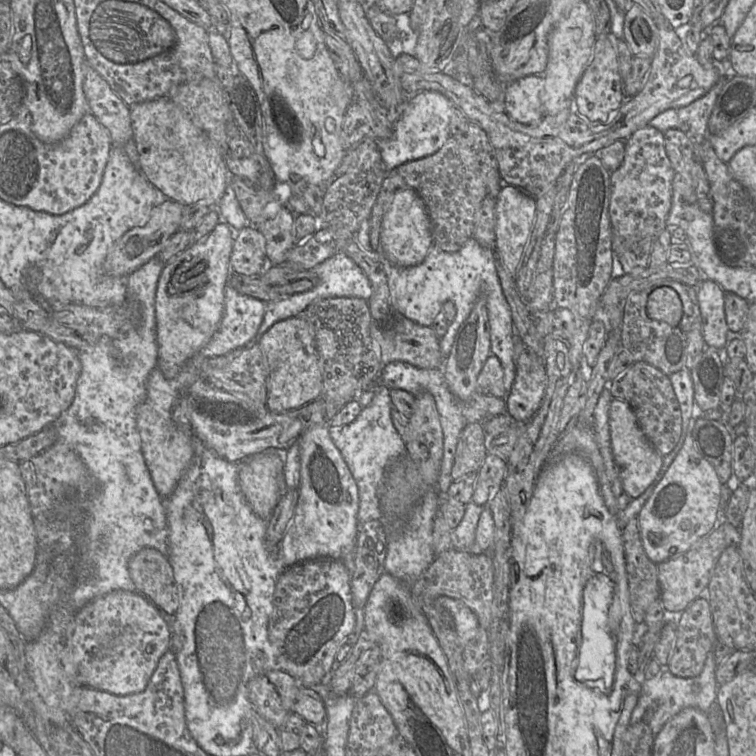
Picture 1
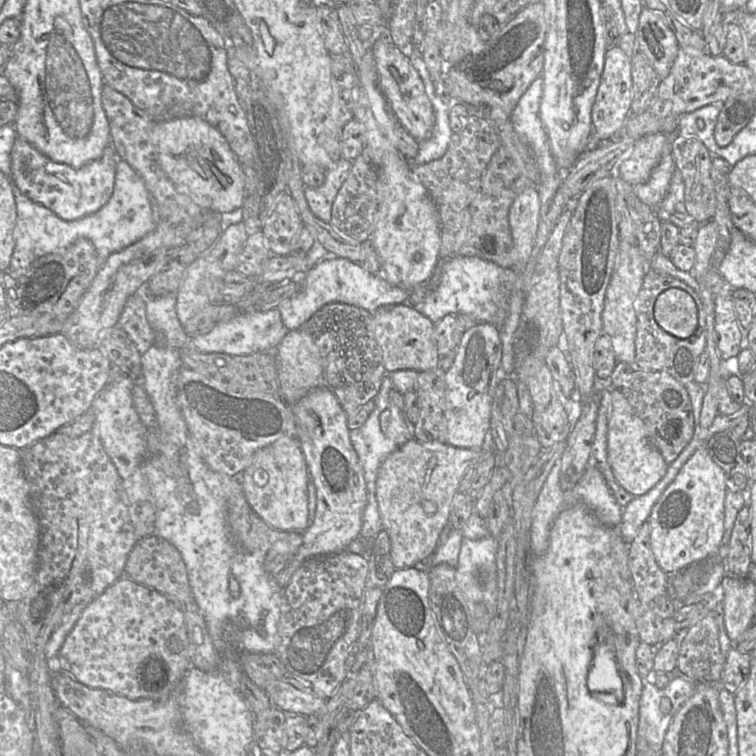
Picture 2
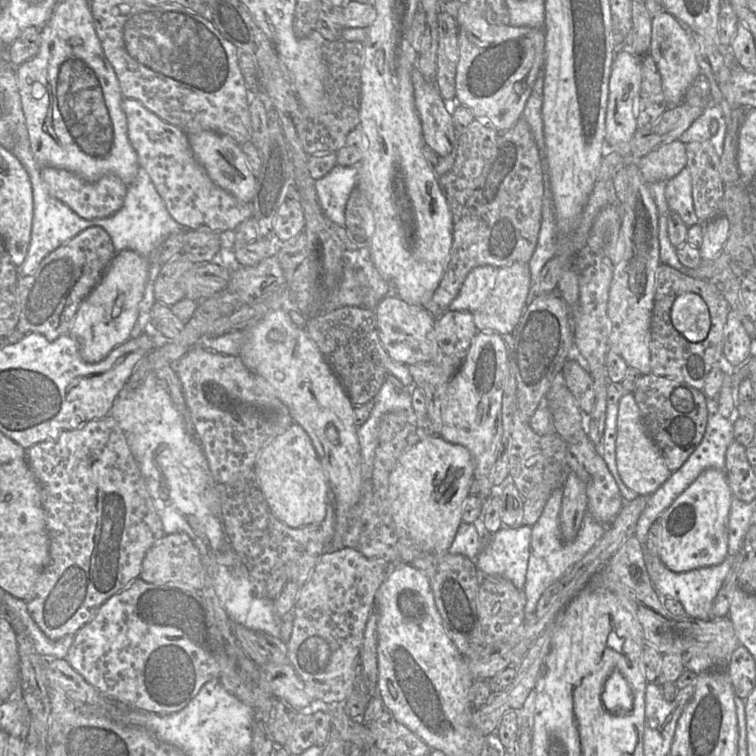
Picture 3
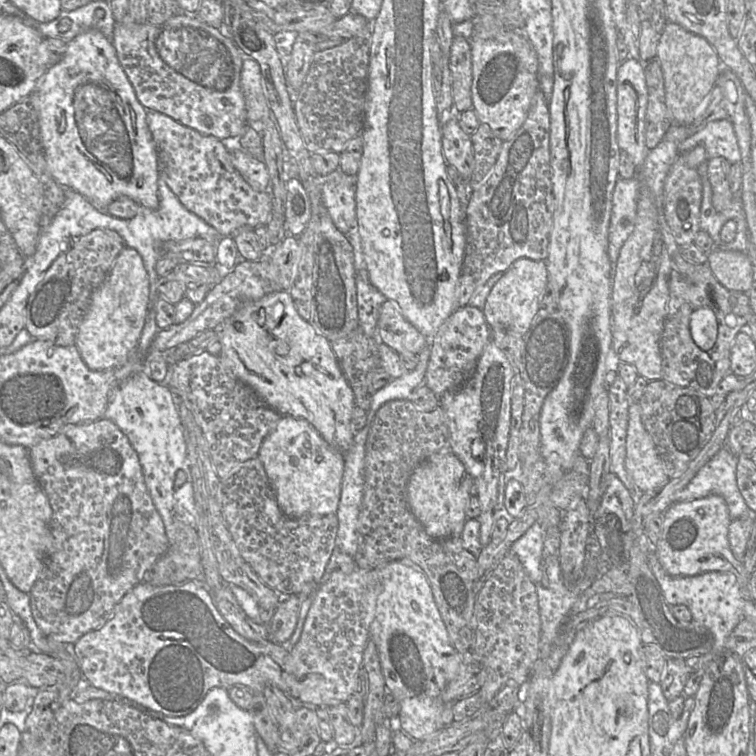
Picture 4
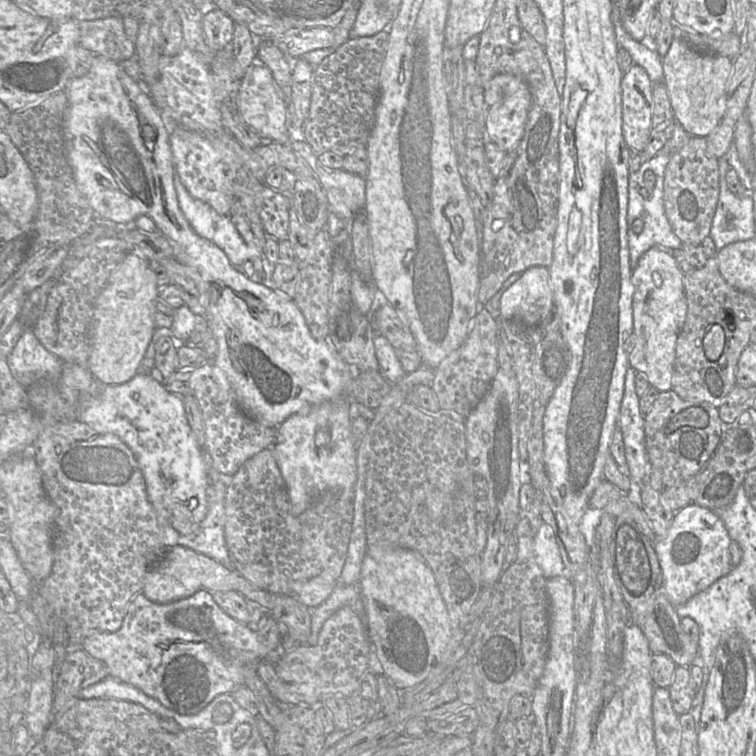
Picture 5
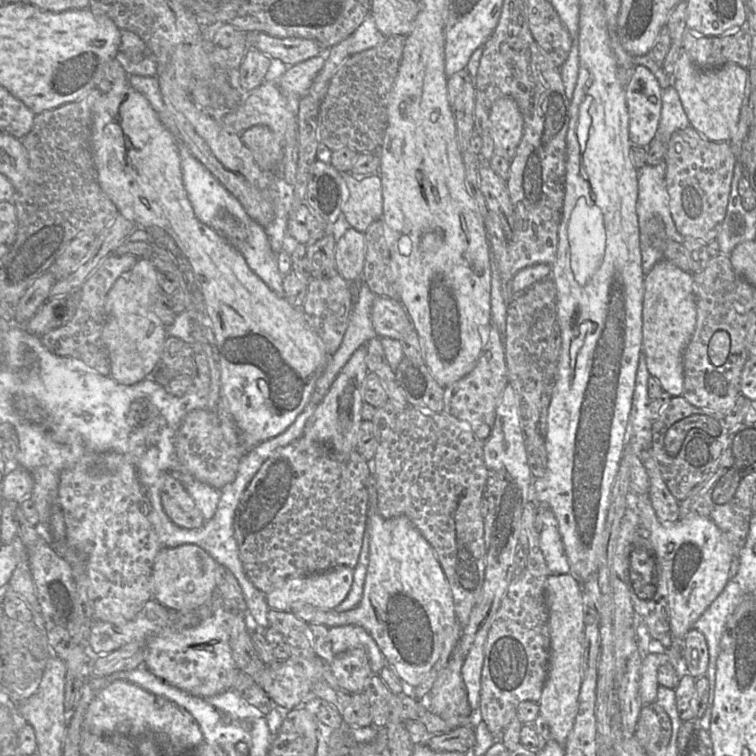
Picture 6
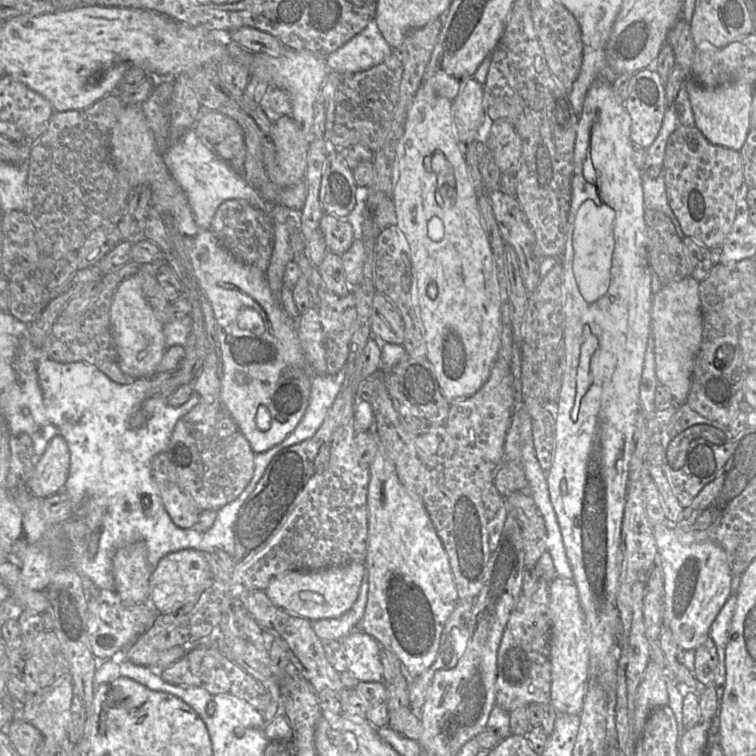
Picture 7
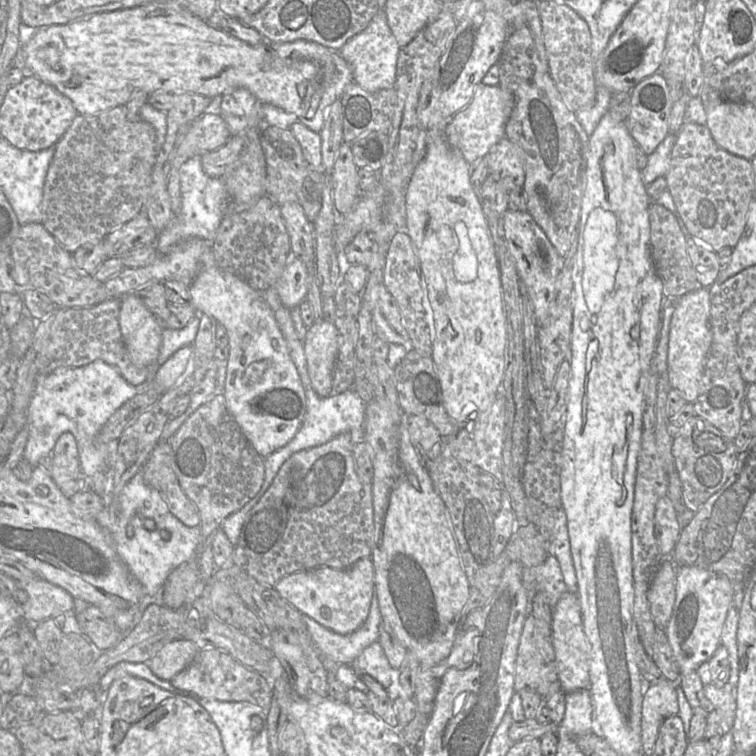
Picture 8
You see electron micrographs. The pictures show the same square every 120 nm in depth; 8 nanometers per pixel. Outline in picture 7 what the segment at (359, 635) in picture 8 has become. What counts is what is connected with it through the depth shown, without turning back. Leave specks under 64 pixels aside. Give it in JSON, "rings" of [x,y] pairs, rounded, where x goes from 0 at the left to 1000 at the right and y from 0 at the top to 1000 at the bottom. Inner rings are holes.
{"rings":[[[481,757],[472,794],[462,808],[448,817],[411,821],[415,837],[426,847],[452,847],[466,837],[481,813],[487,792],[488,758]]]}

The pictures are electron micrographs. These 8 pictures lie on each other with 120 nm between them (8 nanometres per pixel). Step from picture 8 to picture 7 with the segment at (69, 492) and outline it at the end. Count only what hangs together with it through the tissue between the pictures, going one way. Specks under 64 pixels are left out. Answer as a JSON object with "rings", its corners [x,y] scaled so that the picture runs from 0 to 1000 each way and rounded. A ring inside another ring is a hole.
{"rings":[[[73,577],[66,582],[60,598],[48,611],[34,640],[49,657],[82,652],[93,619],[93,598],[86,581]]]}

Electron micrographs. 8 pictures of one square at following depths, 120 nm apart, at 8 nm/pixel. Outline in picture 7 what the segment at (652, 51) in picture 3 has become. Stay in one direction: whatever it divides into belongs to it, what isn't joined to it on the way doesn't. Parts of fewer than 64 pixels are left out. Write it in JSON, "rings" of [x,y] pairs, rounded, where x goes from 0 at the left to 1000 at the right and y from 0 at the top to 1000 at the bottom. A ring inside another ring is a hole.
{"rings":[[[913,102],[905,110],[914,135],[919,167],[944,192],[978,200],[993,171],[992,153],[997,115],[987,108],[972,107],[946,116],[931,115]]]}

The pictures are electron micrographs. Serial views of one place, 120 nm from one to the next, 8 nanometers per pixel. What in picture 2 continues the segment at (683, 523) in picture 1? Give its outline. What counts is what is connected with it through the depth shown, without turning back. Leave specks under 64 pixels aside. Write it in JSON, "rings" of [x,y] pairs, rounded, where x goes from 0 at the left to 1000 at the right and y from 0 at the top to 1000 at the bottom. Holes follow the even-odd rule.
{"rings":[[[933,589],[925,590],[876,652],[856,688],[861,726],[878,757],[894,759],[954,728],[962,649],[958,623],[943,610]]]}

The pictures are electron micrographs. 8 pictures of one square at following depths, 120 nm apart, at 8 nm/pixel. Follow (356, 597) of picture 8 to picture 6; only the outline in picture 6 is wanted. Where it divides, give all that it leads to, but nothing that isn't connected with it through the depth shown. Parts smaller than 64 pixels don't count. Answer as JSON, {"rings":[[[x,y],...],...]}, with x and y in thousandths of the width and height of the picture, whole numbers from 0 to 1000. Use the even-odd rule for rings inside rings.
{"rings":[[[451,749],[419,759],[388,763],[352,787],[356,804],[384,810],[389,798],[442,807],[464,779],[468,753]]]}

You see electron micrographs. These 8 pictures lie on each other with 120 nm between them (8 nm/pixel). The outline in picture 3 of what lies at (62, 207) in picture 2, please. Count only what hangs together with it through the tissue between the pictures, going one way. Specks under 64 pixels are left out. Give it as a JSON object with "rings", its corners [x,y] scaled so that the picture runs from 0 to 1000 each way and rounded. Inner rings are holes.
{"rings":[[[57,220],[53,234],[61,242],[67,259],[75,262],[111,290],[139,288],[155,280],[163,271],[168,245],[149,230],[140,230],[127,239],[115,239],[82,222]]]}

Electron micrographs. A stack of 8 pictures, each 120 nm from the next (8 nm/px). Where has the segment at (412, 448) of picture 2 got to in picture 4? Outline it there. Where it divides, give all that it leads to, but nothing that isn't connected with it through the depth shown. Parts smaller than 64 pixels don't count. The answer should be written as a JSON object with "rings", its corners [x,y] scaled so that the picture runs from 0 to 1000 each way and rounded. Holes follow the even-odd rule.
{"rings":[[[598,595],[570,602],[546,623],[537,646],[538,664],[569,710],[587,713],[610,708],[624,640],[626,634]]]}

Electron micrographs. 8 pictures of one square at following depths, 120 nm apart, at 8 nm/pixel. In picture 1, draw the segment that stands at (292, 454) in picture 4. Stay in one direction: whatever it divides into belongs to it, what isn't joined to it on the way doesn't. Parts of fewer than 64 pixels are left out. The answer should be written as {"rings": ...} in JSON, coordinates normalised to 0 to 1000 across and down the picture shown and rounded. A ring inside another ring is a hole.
{"rings":[[[351,597],[317,612],[317,648],[333,676],[354,689],[378,647],[376,599]]]}

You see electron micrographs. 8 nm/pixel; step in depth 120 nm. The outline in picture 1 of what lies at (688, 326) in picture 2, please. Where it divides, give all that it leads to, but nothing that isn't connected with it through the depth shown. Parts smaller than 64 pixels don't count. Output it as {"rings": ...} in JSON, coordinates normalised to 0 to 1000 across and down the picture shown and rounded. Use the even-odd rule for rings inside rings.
{"rings":[[[886,380],[865,384],[857,393],[854,413],[858,421],[896,431],[903,417],[903,403],[897,388]]]}

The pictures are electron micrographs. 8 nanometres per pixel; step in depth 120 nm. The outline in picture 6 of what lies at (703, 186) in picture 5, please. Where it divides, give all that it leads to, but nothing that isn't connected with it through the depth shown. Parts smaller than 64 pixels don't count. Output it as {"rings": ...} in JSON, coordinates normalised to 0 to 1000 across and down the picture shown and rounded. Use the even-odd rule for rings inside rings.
{"rings":[[[911,167],[893,173],[878,205],[885,276],[896,306],[931,321],[947,317],[959,288],[975,208],[963,188],[943,188]]]}

